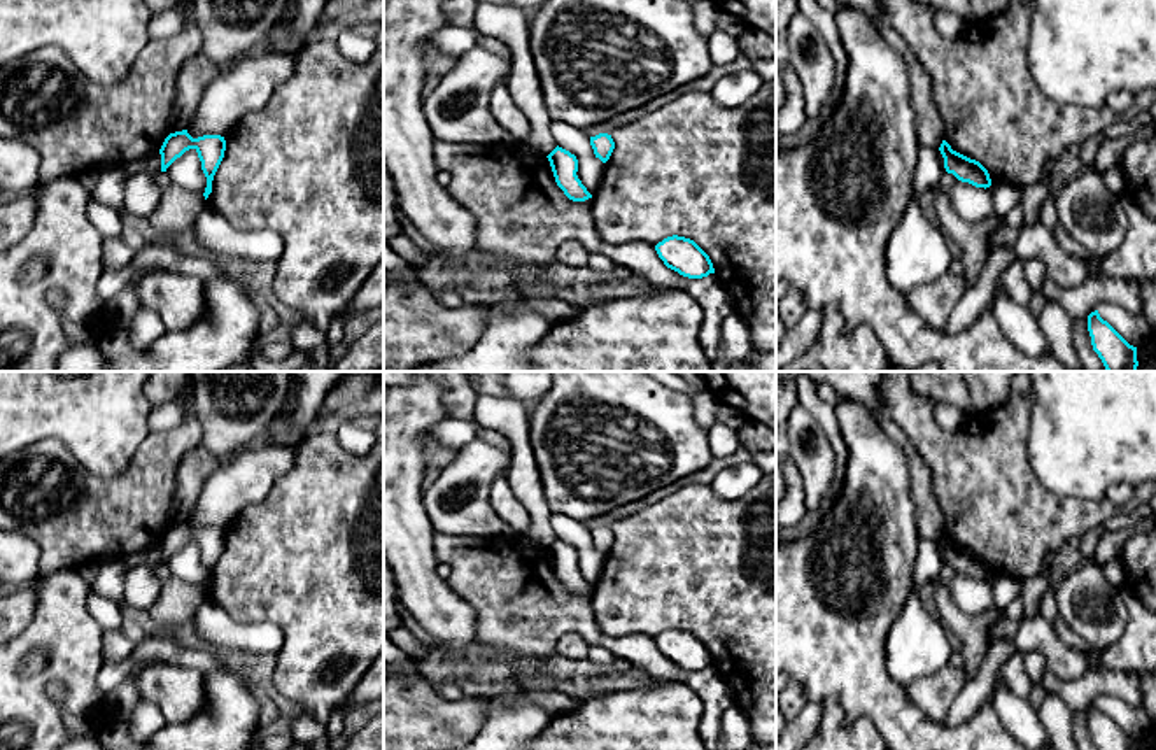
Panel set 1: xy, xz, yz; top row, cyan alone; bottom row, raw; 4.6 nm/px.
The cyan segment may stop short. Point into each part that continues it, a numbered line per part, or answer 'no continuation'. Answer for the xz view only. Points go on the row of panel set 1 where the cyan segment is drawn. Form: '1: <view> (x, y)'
no continuation

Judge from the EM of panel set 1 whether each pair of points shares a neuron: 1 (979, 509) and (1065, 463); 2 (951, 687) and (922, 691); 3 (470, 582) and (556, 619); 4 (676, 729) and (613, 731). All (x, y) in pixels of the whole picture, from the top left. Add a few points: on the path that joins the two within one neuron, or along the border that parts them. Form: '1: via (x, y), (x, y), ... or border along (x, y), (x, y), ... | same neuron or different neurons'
1: border along (1027, 437), (1032, 474), (1053, 493), (1074, 496) | different neurons
2: via (944, 687), (929, 691) | same neuron
3: via (491, 582), (503, 582), (535, 610) | same neuron
4: via (661, 729), (629, 731) | same neuron

